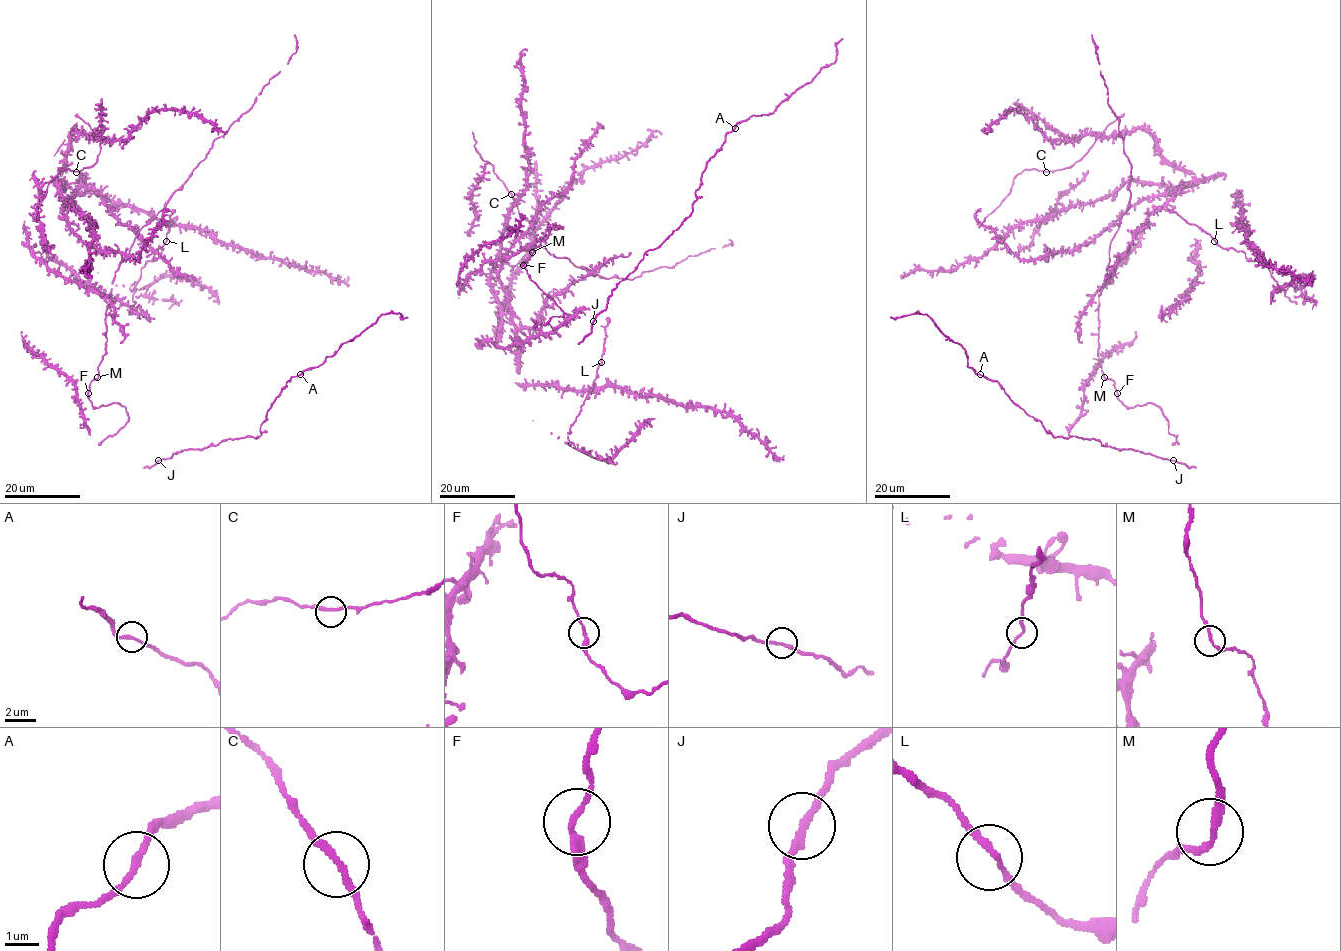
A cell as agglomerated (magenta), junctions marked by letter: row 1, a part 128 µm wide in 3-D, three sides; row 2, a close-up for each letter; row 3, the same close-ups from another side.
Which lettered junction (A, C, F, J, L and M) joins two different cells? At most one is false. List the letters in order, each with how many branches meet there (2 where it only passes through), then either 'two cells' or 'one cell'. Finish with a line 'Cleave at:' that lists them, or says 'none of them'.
A: 2 | two cells
C: 2 | one cell
F: 2 | one cell
J: 2 | one cell
L: 2 | one cell
M: 2 | one cell
Cleave at: A

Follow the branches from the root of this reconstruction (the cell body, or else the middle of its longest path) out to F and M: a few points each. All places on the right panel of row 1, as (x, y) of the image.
F: (1098, 354), (1102, 372), (1114, 381), (1117, 393)
M: (1098, 354), (1104, 377)

